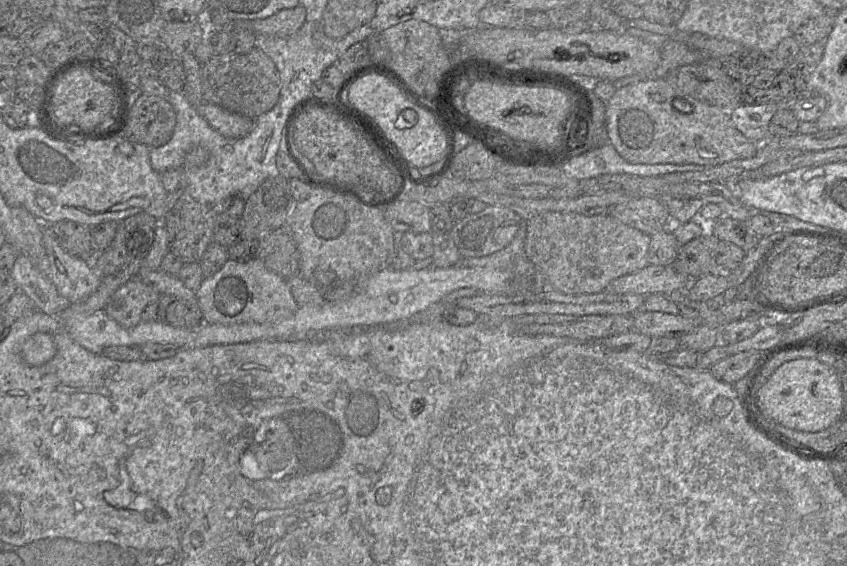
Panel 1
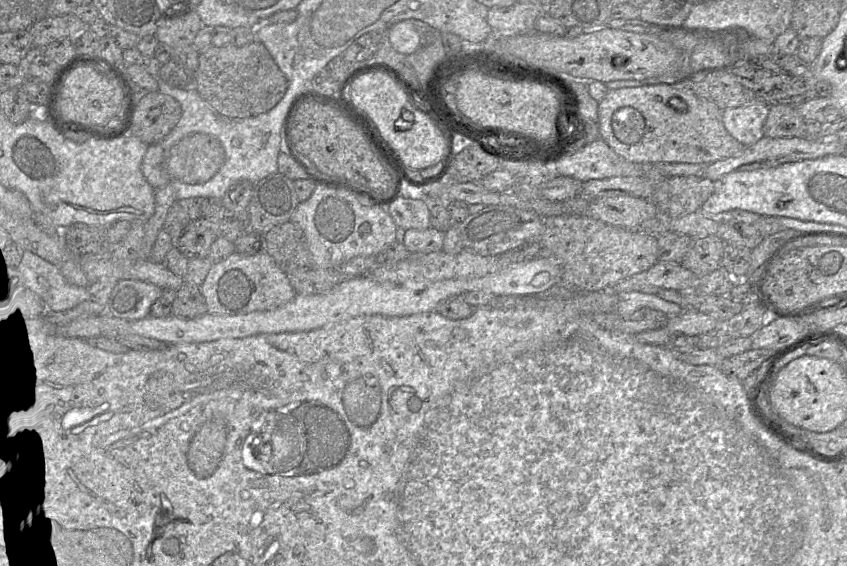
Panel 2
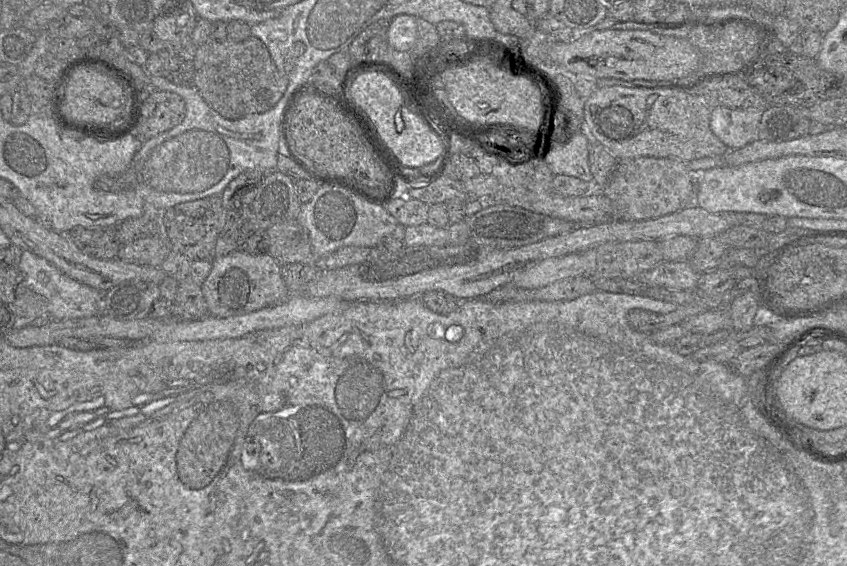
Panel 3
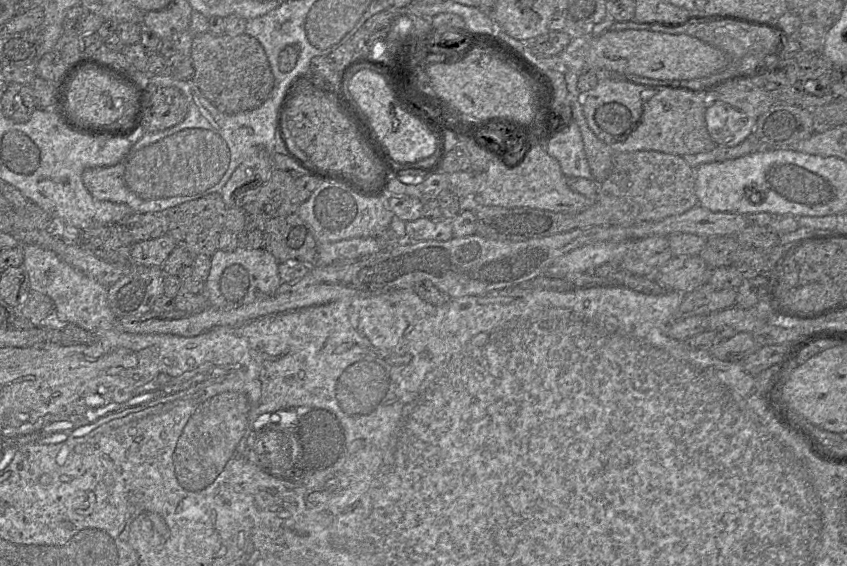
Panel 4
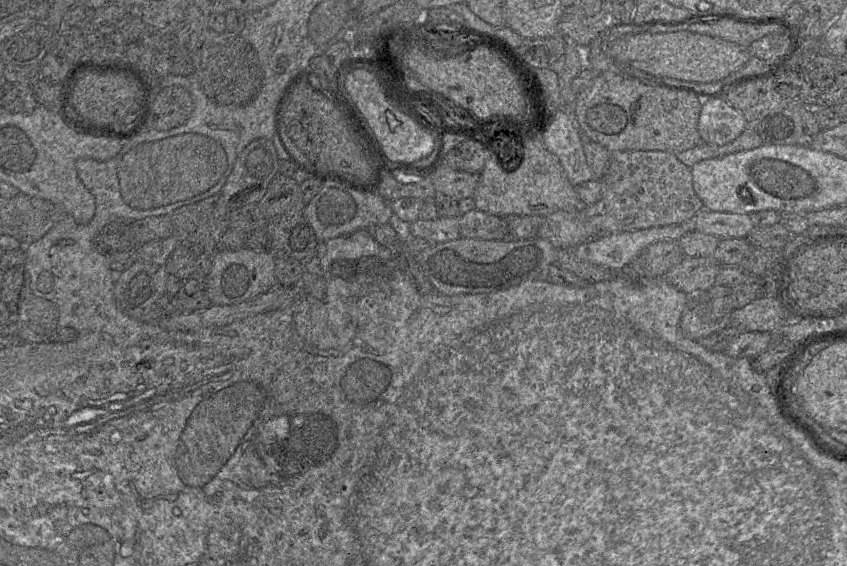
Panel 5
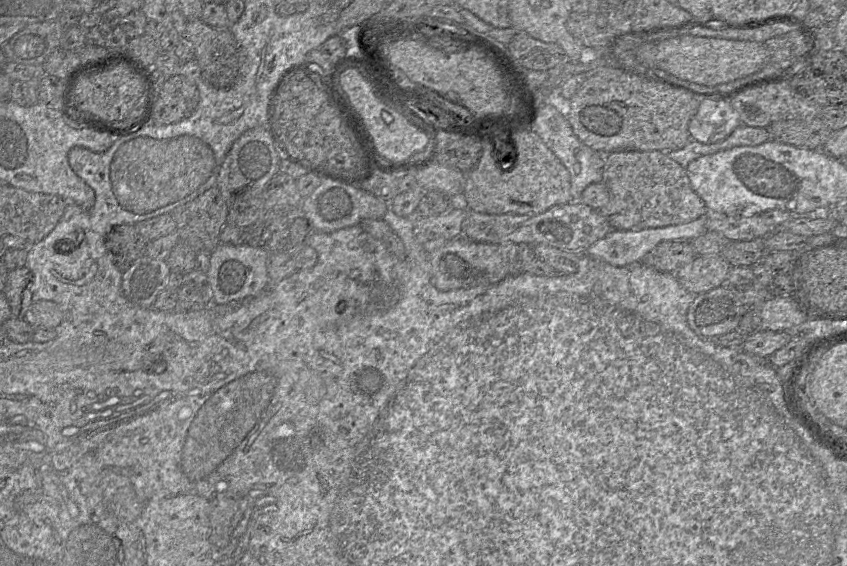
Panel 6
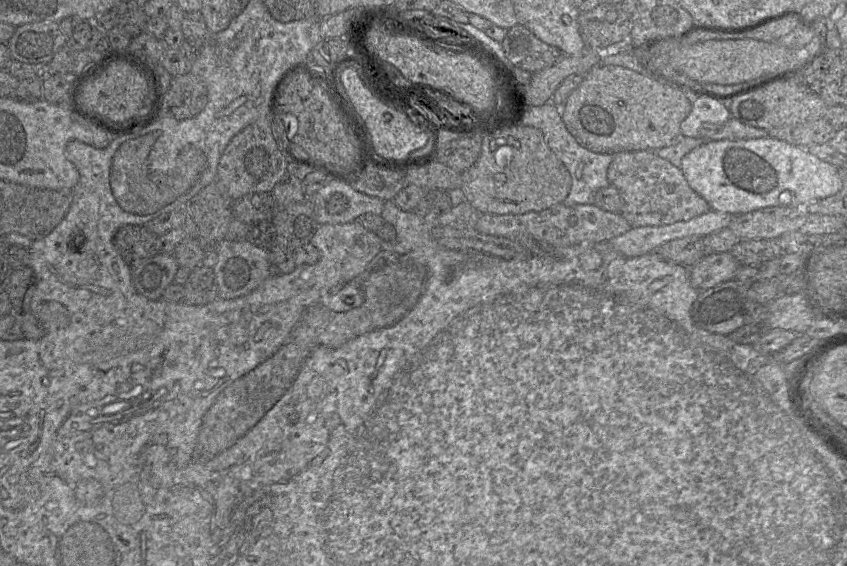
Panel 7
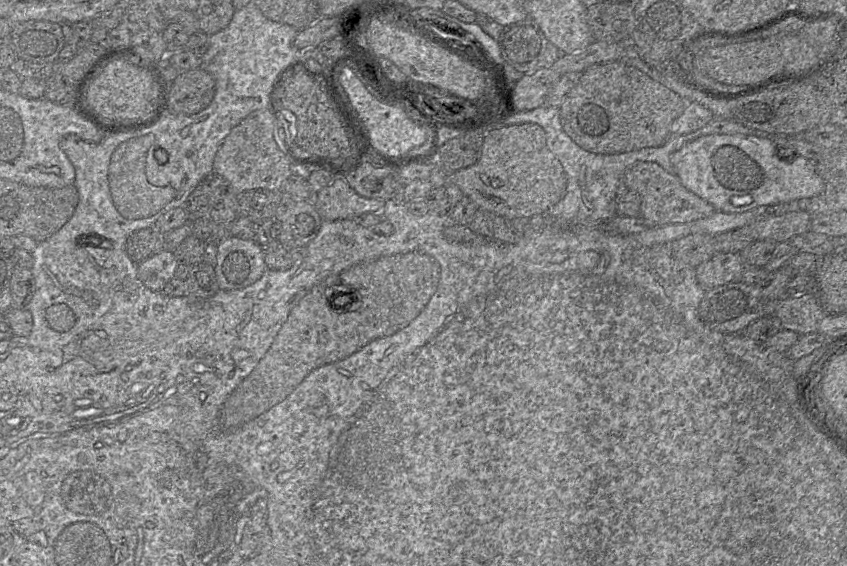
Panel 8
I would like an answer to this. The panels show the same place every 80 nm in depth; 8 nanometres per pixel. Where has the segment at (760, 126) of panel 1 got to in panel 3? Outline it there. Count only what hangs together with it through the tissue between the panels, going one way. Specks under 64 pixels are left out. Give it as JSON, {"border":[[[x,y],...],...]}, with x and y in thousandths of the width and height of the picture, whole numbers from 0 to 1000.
{"border":[[[848,187],[839,193],[838,226],[861,263],[872,263],[894,246],[901,196]]]}

